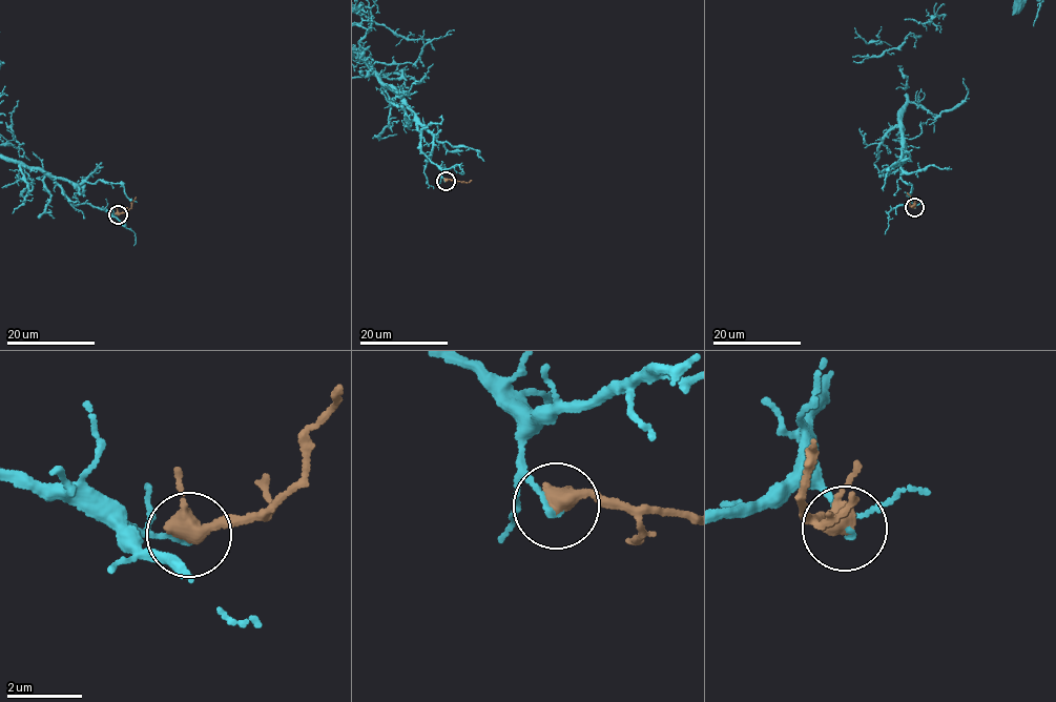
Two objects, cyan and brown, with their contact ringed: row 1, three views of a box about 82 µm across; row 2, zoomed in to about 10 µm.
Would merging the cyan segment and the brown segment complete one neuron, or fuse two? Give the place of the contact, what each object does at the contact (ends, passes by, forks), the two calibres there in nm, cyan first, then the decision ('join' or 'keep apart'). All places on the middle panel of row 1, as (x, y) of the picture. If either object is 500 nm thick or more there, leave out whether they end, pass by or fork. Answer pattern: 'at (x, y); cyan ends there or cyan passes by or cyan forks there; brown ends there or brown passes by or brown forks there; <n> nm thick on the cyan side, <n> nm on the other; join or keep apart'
at (446, 181); cyan ends there; brown passes by; 140 nm thick on the cyan side, 400 nm on the other; keep apart

